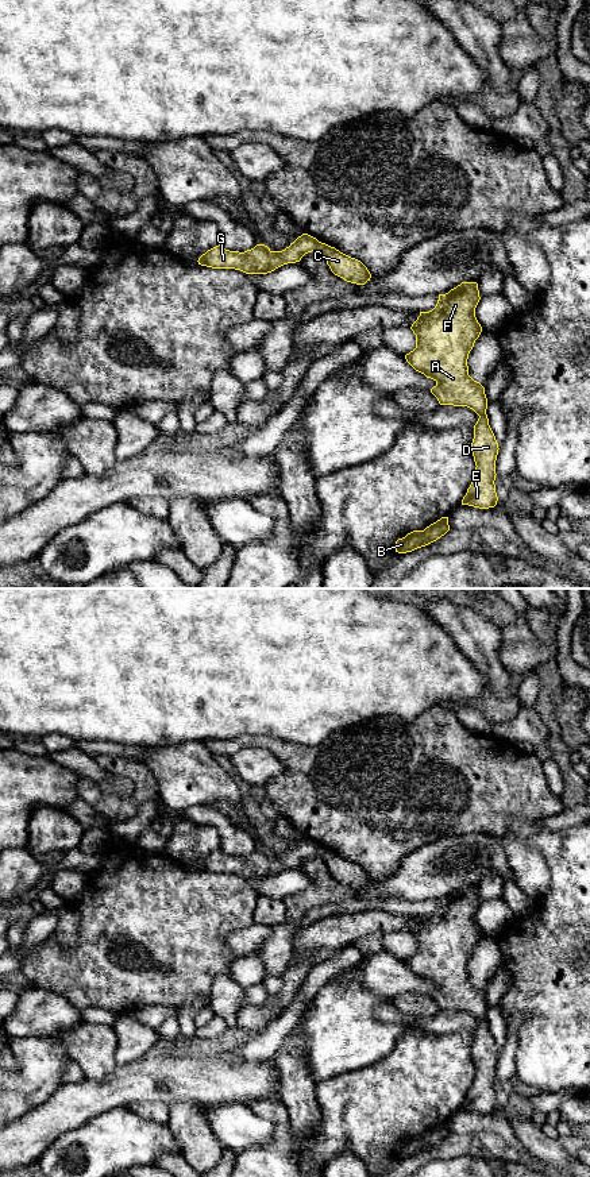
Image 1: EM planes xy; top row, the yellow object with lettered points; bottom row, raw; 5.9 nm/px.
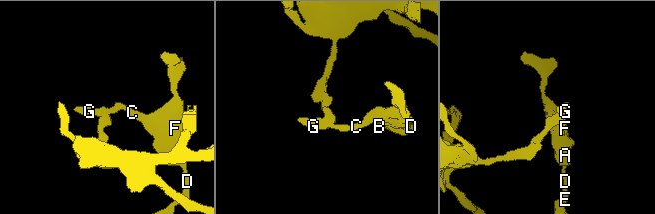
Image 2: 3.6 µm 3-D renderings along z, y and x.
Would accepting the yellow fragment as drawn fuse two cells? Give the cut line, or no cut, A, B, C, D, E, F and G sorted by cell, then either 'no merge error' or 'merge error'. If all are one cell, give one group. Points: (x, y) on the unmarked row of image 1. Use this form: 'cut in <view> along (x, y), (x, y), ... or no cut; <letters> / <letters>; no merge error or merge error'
no cut; A B C D E F G; no merge error

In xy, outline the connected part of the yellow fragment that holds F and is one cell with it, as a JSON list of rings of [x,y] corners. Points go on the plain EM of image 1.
[[[462,887],[439,899],[436,911],[420,916],[412,929],[416,953],[405,964],[416,976],[436,987],[431,997],[440,1010],[467,1011],[479,1020],[471,1047],[477,1072],[462,1110],[489,1114],[498,1105],[494,1085],[500,1053],[486,1019],[485,992],[468,980],[467,970],[468,958],[482,937],[475,922],[479,904],[477,887]]]

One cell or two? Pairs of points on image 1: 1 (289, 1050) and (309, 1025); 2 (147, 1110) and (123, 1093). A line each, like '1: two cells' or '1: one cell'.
1: two cells
2: two cells

